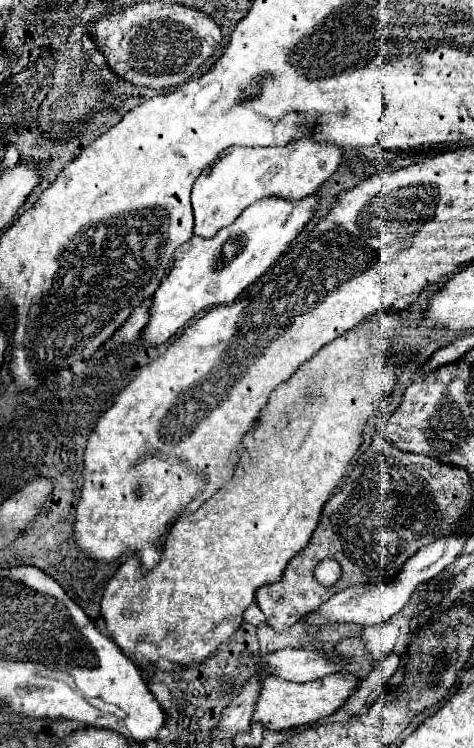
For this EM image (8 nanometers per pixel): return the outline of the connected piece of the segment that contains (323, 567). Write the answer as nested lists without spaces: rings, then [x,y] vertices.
[[[323,561],[315,569],[315,577],[319,579],[319,583],[323,583],[327,587],[333,585],[339,579],[339,575],[341,575],[341,567],[339,567],[339,563],[333,563],[333,561]]]

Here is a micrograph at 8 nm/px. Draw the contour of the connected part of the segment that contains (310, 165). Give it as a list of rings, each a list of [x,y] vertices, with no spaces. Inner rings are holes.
[[[311,137],[295,139],[283,147],[229,147],[195,181],[191,203],[195,211],[195,235],[211,237],[235,221],[243,209],[267,195],[301,199],[319,189],[339,167],[343,147],[319,143]]]

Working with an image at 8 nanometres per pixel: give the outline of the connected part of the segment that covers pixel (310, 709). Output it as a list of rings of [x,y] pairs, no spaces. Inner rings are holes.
[[[329,675],[327,679],[317,679],[311,683],[291,683],[279,677],[267,677],[263,681],[263,689],[259,695],[259,703],[253,713],[253,721],[261,721],[271,731],[297,729],[303,725],[317,723],[323,717],[333,715],[339,707],[347,703],[347,699],[357,691],[355,675]]]

